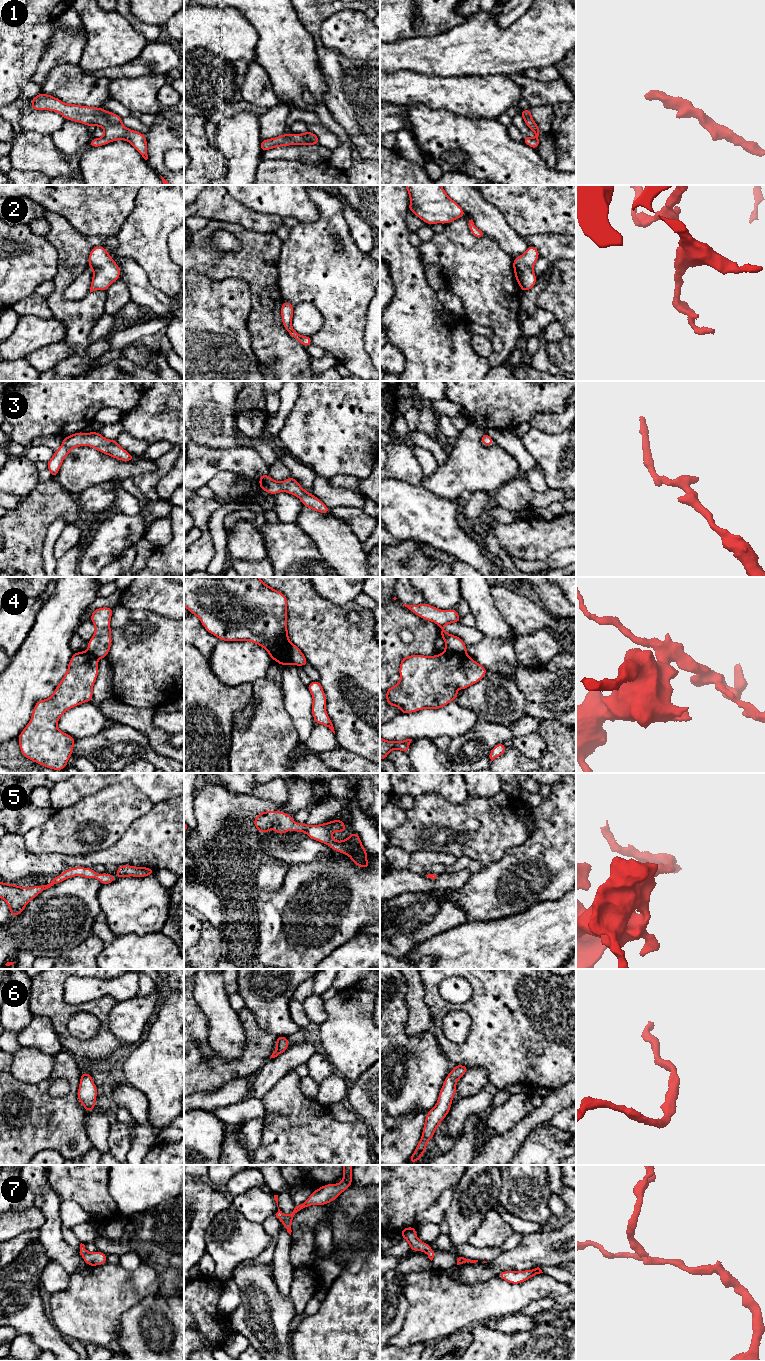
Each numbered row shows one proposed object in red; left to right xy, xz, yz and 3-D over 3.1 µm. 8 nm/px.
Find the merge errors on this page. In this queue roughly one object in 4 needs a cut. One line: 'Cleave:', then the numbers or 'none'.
Cleave: 4

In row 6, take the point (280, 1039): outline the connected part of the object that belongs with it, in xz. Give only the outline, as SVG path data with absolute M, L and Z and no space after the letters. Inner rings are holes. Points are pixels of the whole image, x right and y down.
M278 1036L276 1038L276 1049L275 1051L272 1053L270 1058L275 1058L278 1055L282 1054L283 1052L286 1051L286 1049L289 1047L289 1043L288 1043L288 1037L285 1036Z

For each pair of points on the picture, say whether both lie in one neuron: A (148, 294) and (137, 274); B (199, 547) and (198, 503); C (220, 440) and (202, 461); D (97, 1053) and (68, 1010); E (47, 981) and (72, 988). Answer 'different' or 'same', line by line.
A: same
B: same
C: different
D: same
E: different

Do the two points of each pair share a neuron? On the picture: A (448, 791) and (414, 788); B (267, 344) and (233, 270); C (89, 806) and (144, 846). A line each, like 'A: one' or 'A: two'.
A: one
B: one
C: two

